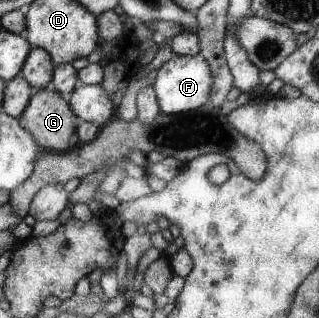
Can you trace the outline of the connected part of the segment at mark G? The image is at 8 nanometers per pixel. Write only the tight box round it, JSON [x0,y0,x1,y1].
[20,89,77,152]

